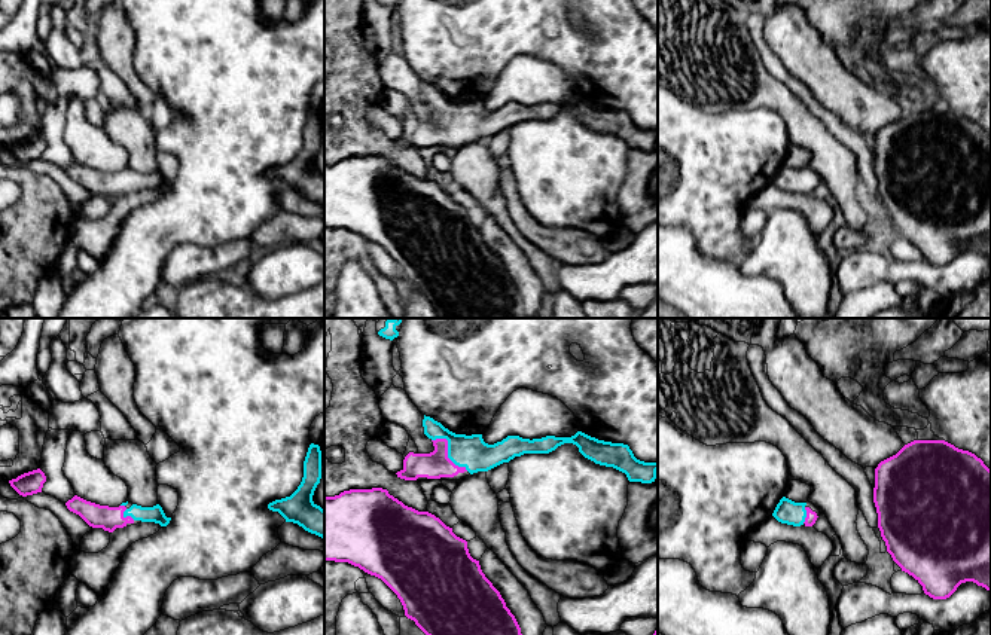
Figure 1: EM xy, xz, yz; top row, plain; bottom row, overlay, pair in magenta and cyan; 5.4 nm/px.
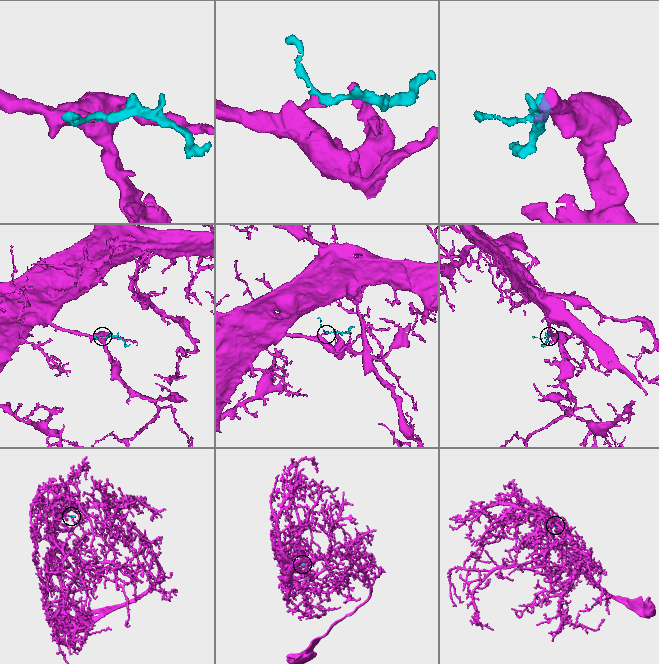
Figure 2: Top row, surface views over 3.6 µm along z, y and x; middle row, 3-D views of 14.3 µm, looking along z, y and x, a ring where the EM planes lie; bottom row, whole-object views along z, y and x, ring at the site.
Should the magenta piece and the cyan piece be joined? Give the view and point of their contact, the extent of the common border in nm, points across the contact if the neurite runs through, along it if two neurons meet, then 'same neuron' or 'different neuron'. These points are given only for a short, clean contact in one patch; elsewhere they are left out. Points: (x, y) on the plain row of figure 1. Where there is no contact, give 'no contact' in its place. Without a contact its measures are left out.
contact xz (447, 118); length 260 nm; way xz (436, 131), (447, 118), (472, 119); same neuron

